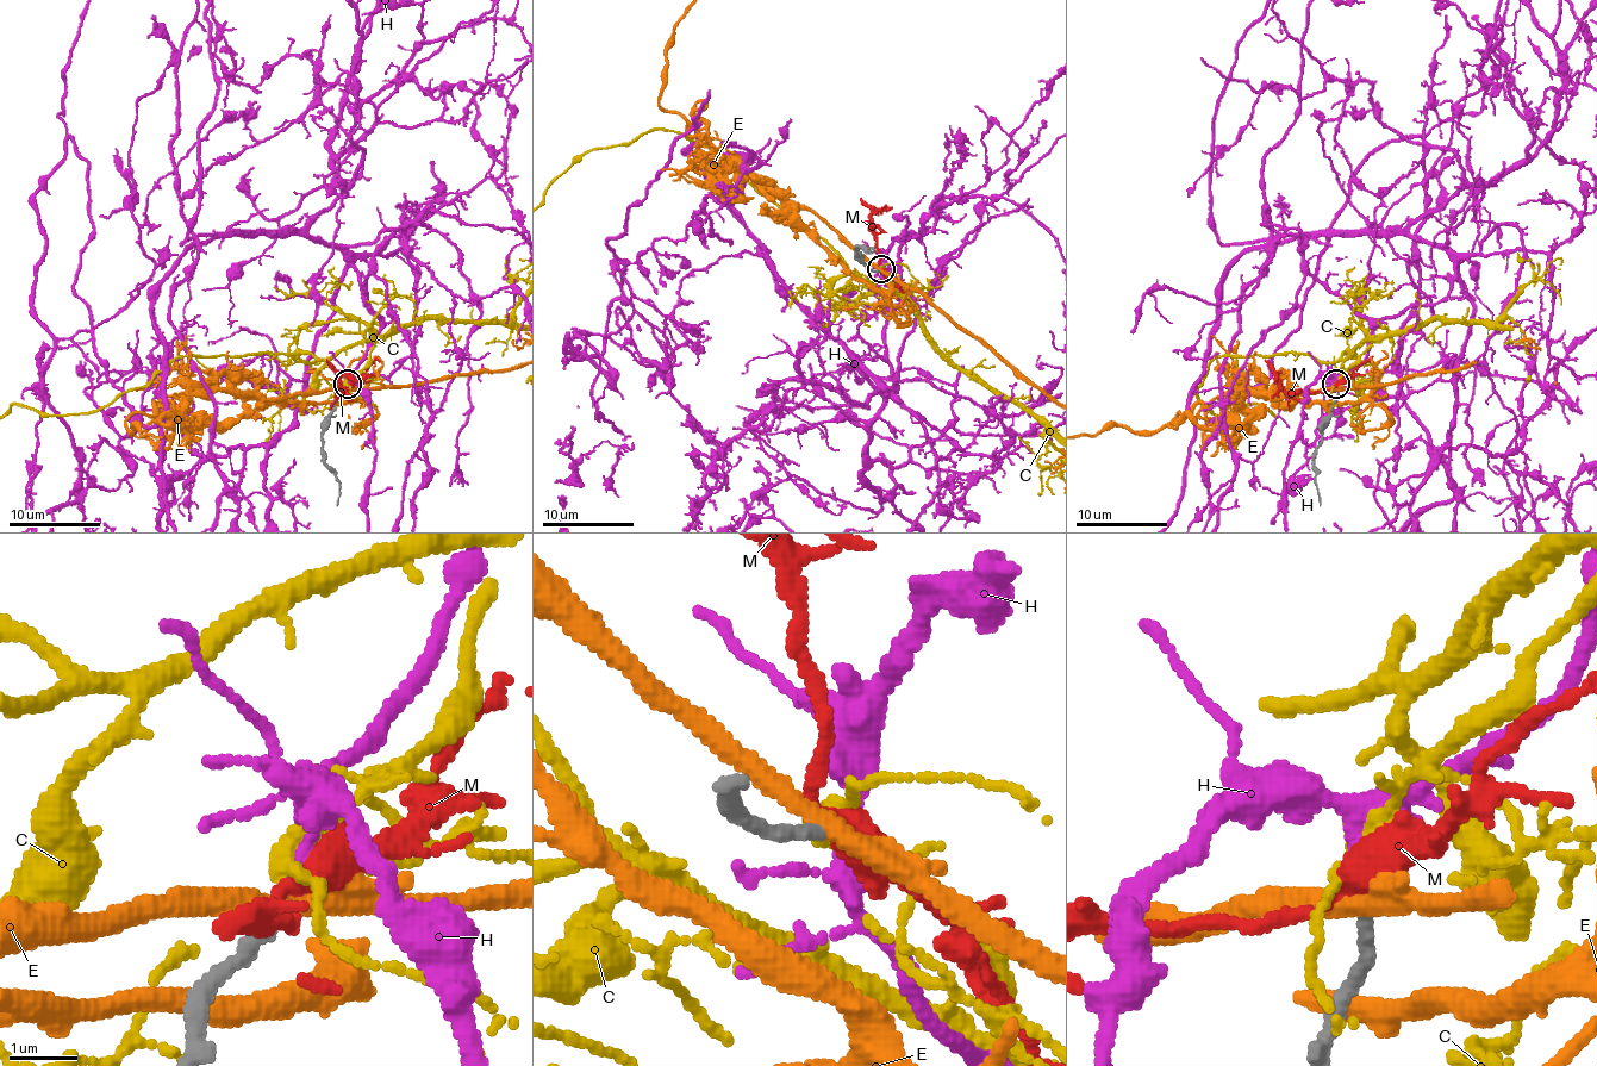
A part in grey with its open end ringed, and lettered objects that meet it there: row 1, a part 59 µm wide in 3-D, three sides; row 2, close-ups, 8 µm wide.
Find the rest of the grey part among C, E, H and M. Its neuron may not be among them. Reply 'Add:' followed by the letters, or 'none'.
Add: H

